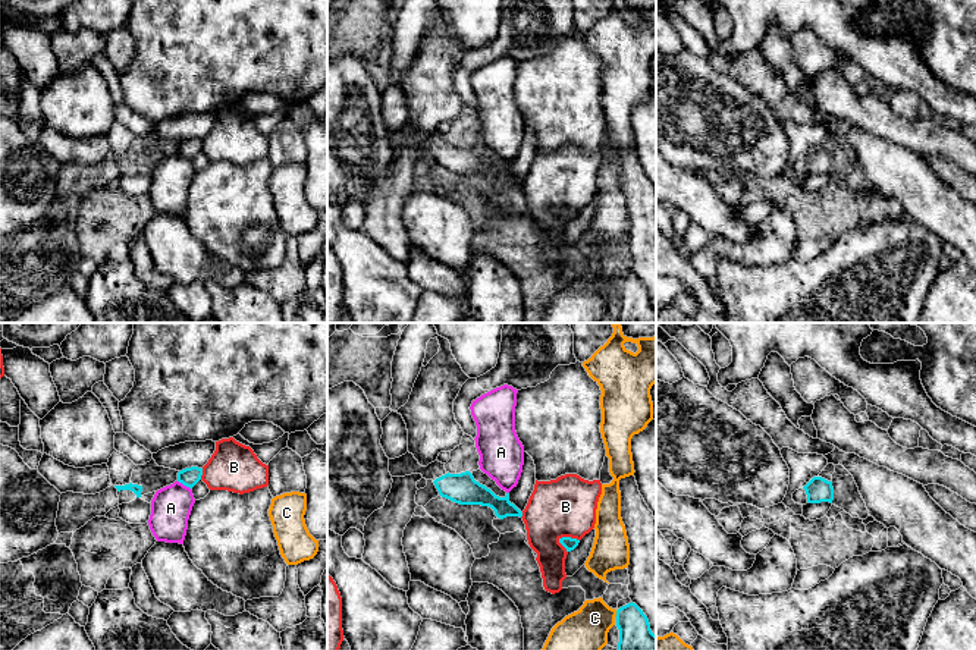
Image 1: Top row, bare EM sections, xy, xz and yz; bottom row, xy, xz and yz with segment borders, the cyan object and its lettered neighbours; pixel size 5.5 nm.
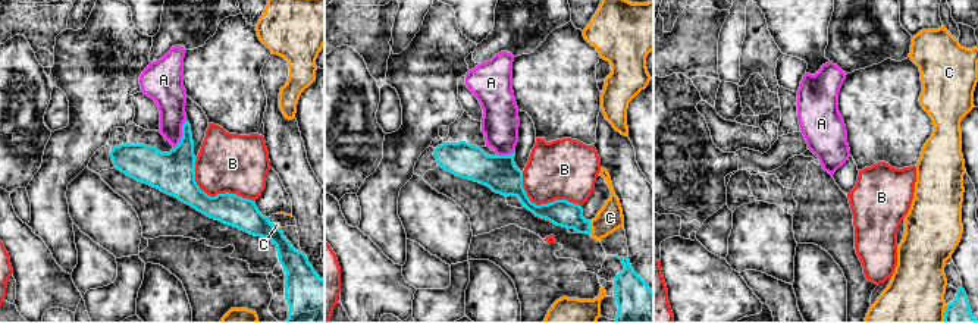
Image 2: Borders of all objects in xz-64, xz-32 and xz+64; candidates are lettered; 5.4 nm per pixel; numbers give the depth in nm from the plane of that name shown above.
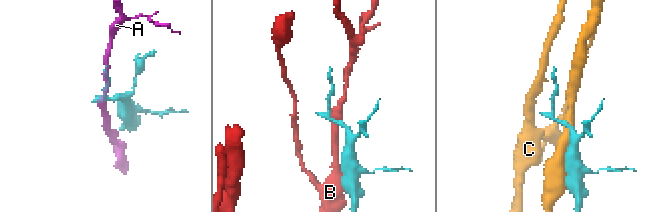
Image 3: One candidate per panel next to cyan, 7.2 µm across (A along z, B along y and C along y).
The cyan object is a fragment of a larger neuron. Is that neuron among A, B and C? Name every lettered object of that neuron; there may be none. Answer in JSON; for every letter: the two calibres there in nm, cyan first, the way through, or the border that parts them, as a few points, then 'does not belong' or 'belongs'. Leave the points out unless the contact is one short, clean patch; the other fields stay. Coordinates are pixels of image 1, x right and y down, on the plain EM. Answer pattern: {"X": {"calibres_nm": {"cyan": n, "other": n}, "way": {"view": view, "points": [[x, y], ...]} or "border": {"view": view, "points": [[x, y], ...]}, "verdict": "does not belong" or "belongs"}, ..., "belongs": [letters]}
{"A": {"calibres_nm": {"cyan": 100, "other": 220}, "verdict": "does not belong"}, "B": {"calibres_nm": {"cyan": 70, "other": 320}, "verdict": "does not belong"}, "C": {"calibres_nm": {"cyan": 240, "other": 280}, "verdict": "does not belong"}, "belongs": []}

